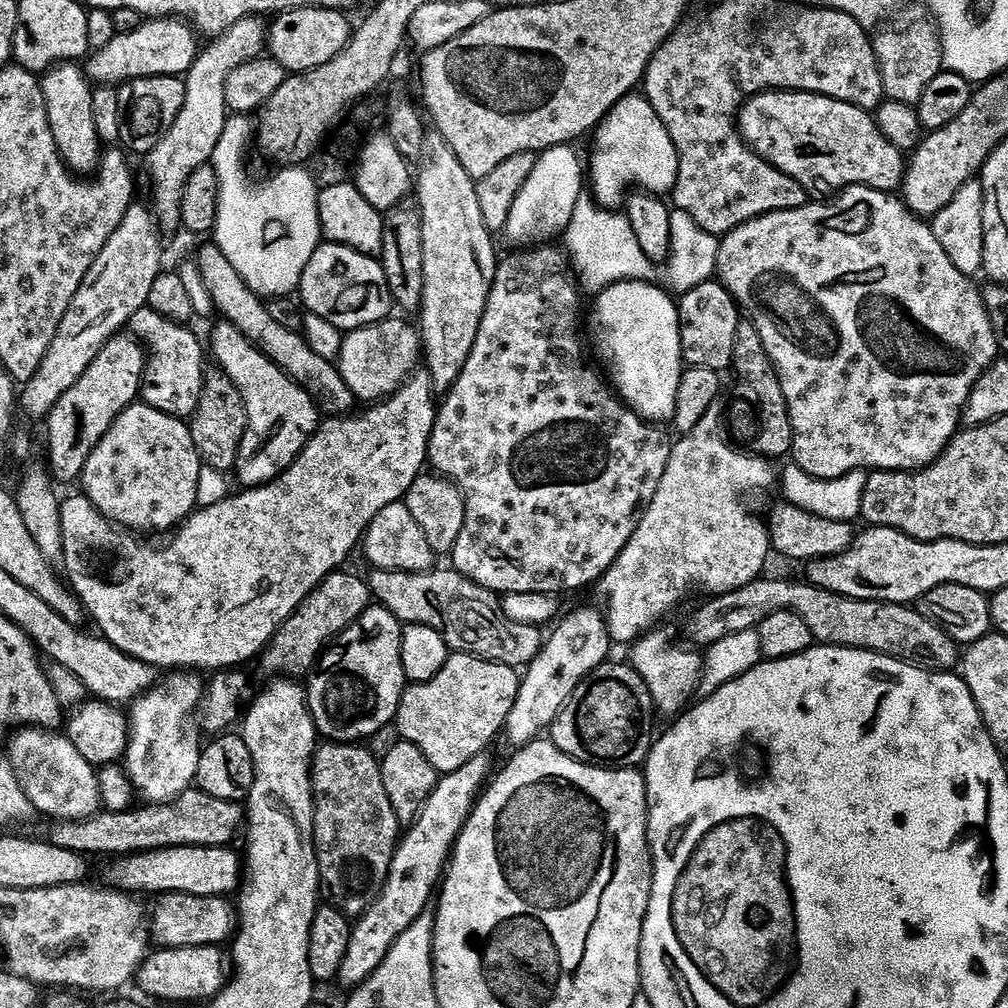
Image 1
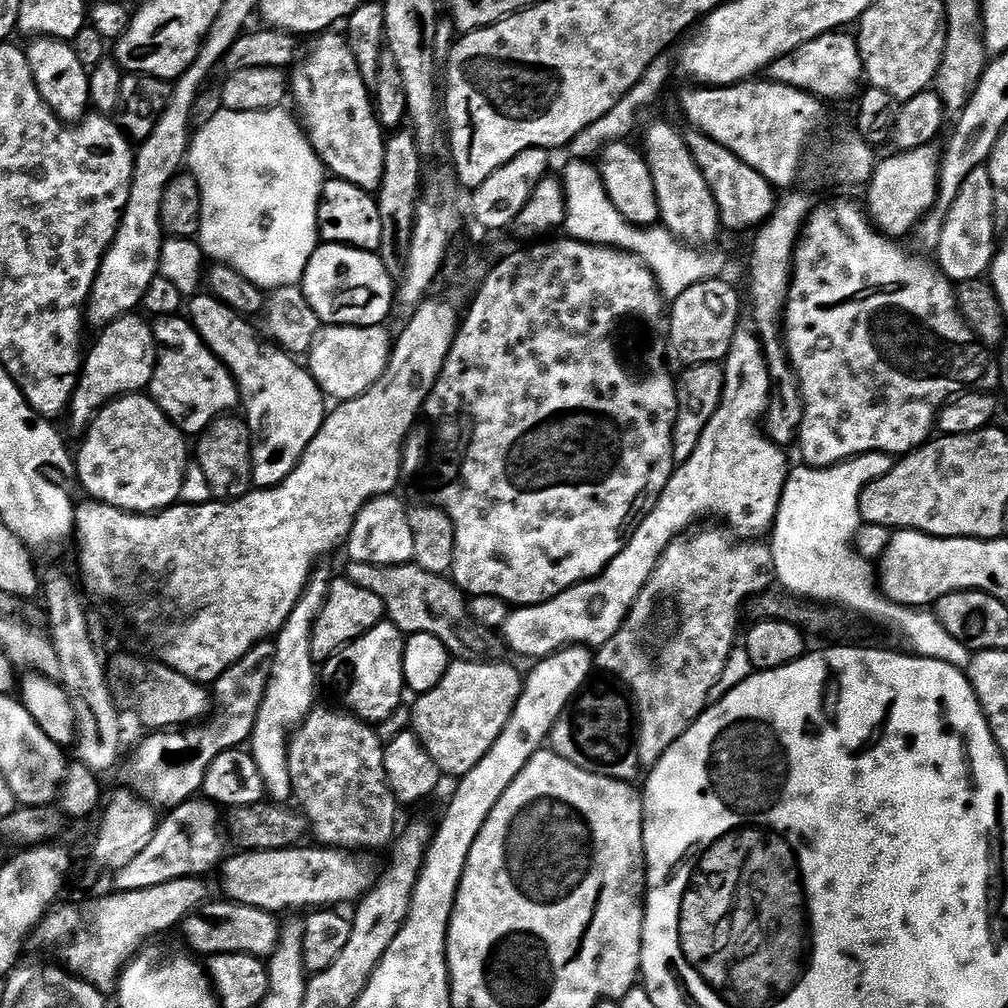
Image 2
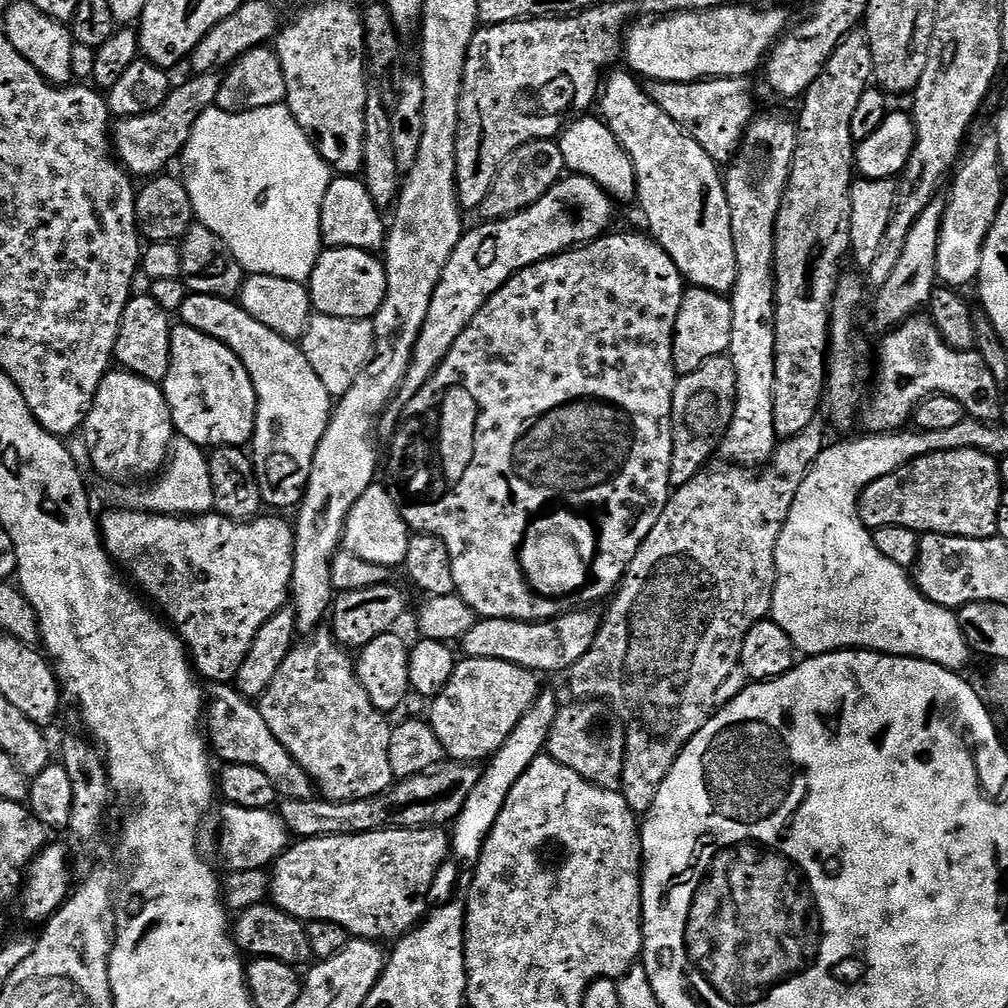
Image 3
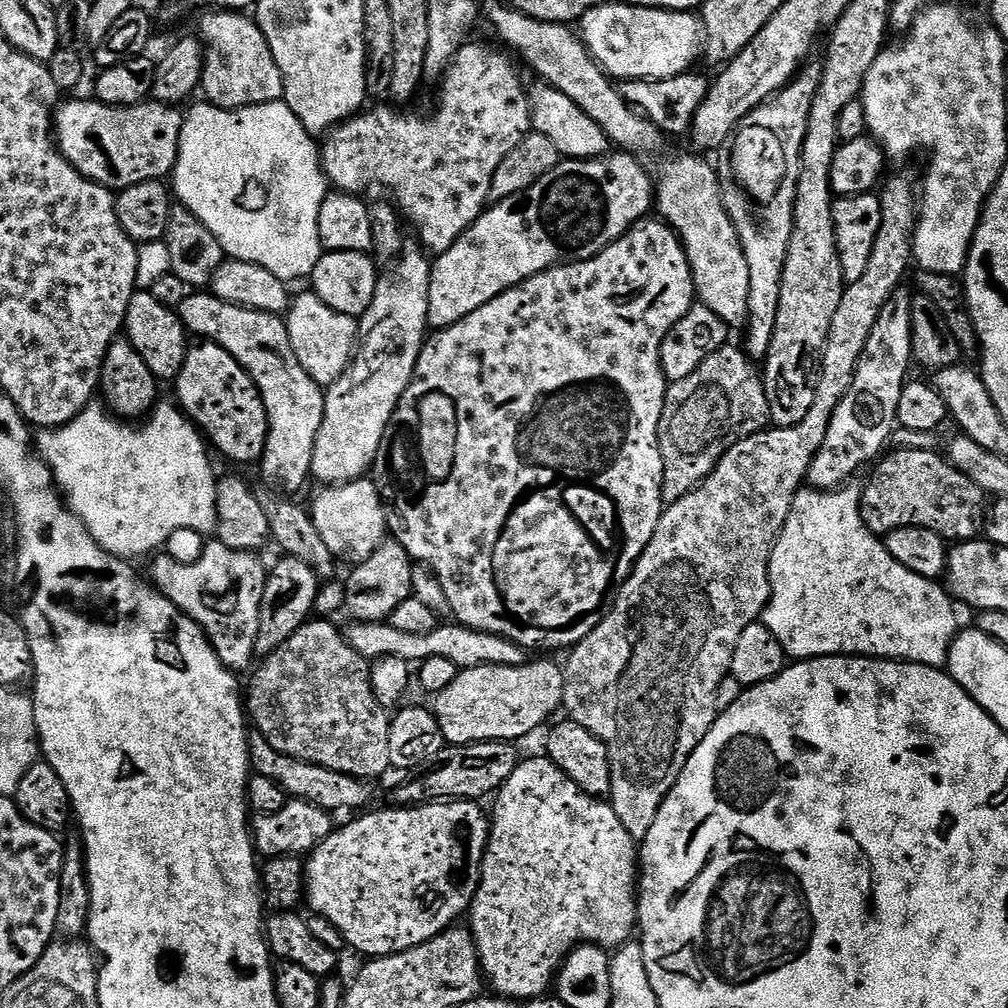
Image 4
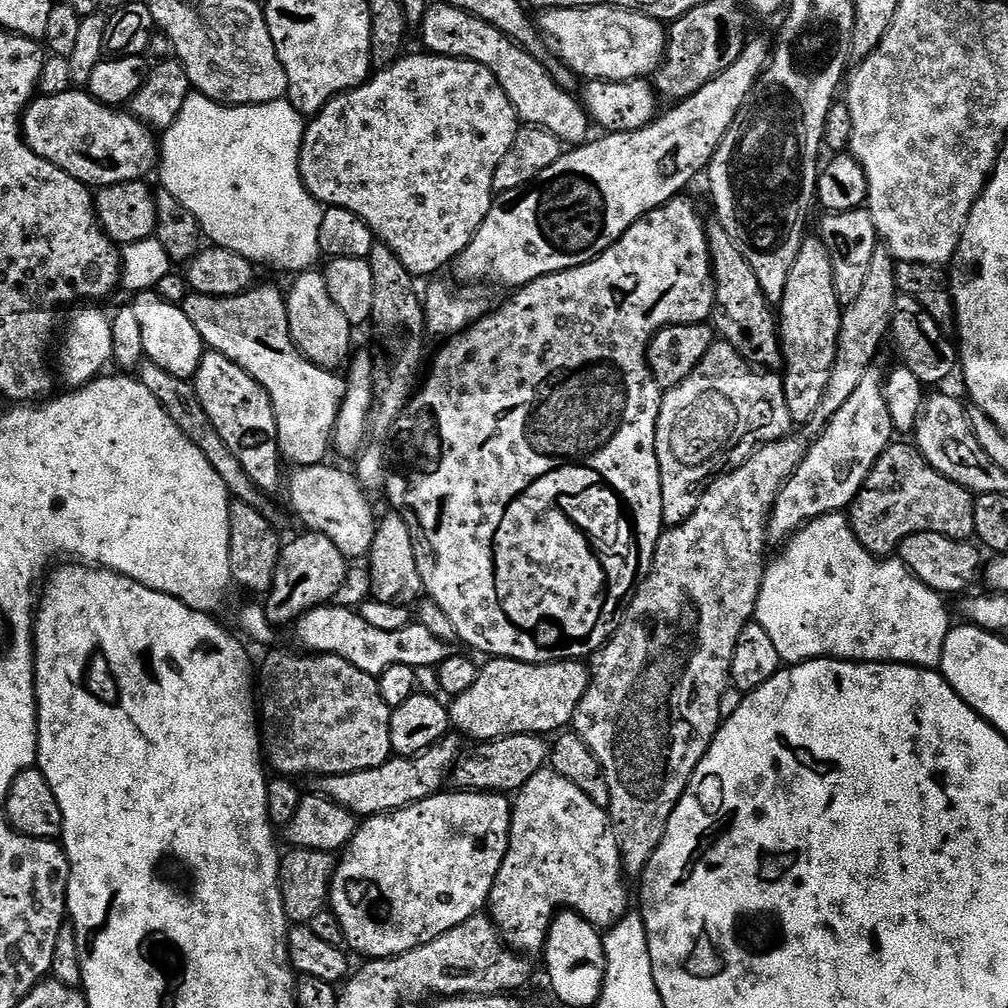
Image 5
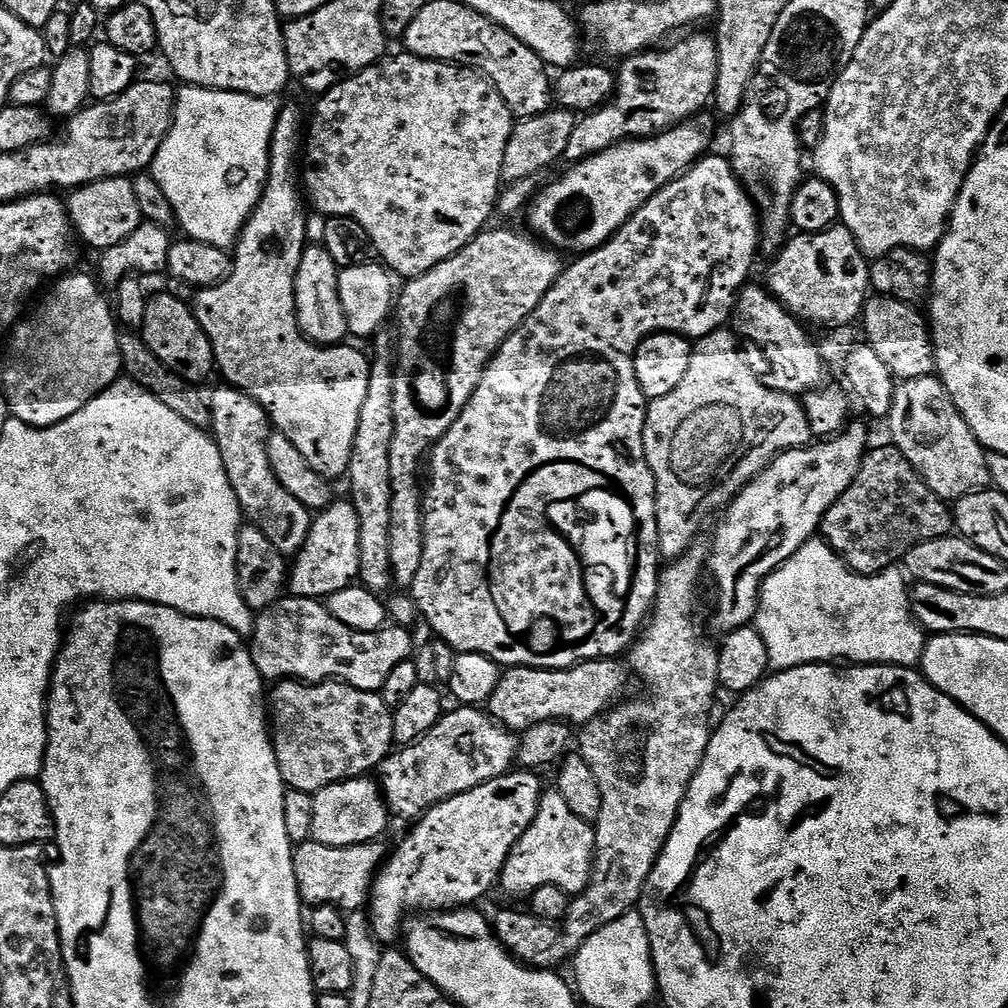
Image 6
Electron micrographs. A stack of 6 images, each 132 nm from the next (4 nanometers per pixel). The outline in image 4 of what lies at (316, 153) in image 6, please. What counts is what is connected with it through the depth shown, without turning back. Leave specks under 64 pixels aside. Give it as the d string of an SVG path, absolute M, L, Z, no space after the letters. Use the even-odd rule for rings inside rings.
M475 42L460 48L442 77L440 105L429 120L408 112L395 112L392 108L369 107L336 125L327 133L325 140L328 141L322 144L322 167L329 185L349 194L364 194L367 188L385 188L403 219L416 227L419 243L429 253L450 250L450 246L454 246L461 234L489 207L490 182L494 182L494 170L498 170L502 158L533 131L526 84L520 81L512 65L513 57L504 52Z

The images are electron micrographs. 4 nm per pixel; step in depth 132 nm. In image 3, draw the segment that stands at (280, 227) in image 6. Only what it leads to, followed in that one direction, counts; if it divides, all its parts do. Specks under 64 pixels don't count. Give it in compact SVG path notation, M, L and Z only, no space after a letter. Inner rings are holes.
M197 292L185 295L179 319L194 330L222 342L246 366L256 391L256 429L252 435L250 455L256 468L260 499L269 509L295 509L308 489L314 454L324 437L332 416L334 397L306 362L299 343L274 334L262 322L250 318L235 299Z

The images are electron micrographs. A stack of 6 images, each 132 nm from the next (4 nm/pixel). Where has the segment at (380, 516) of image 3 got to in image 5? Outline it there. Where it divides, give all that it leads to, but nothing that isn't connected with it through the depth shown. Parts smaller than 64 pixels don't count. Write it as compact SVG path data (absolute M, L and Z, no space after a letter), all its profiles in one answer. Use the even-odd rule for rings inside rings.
M331 463L311 464L305 468L297 467L288 484L288 496L292 499L292 508L296 516L305 525L309 532L317 532L330 540L344 555L344 559L355 562L356 559L367 557L370 546L374 542L376 525L378 523L377 513L372 513L372 504L369 493L364 491L355 475L351 471L343 472L340 468L331 468Z

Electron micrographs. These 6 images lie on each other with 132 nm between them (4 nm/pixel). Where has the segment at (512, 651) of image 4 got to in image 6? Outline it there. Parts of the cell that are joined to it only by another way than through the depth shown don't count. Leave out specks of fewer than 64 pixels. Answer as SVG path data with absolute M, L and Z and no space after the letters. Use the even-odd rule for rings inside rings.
M288 594L255 617L250 637L252 661L268 682L285 679L322 684L325 680L338 680L358 690L380 692L386 678L390 678L390 670L414 656L411 634L404 628L392 627L376 632L354 630L338 622L327 603Z

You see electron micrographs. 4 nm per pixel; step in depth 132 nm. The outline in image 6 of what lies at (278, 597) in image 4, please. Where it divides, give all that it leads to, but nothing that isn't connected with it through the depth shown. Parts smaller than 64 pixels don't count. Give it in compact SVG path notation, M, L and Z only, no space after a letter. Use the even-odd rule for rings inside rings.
M337 499L313 519L310 534L290 564L286 588L293 596L323 601L338 590L353 587L358 570L358 514L347 499Z

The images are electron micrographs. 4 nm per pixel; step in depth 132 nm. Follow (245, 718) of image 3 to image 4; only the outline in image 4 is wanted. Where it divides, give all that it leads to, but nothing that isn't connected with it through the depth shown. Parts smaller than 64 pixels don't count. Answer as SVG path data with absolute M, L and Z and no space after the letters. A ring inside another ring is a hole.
M256 730L249 735L248 755L254 765L255 775L270 778L270 782L278 782L278 786L282 786L282 790L293 800L305 800L317 804L322 810L333 814L348 812L351 808L364 810L371 805L368 803L372 800L373 785L369 781L359 780L348 774L338 774L338 770L326 770L326 766L290 758L279 752L263 731Z

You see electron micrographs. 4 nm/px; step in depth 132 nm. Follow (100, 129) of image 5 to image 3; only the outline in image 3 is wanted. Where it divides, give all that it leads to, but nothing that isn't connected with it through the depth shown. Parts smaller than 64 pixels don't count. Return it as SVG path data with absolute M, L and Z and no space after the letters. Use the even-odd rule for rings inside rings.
M197 72L189 75L185 84L177 83L168 93L166 102L158 106L158 110L150 110L150 114L131 116L125 120L117 119L110 132L114 155L121 168L133 178L151 178L163 173L172 159L179 157L188 144L190 134L194 130L194 122L208 108L213 107L218 98L220 72Z

